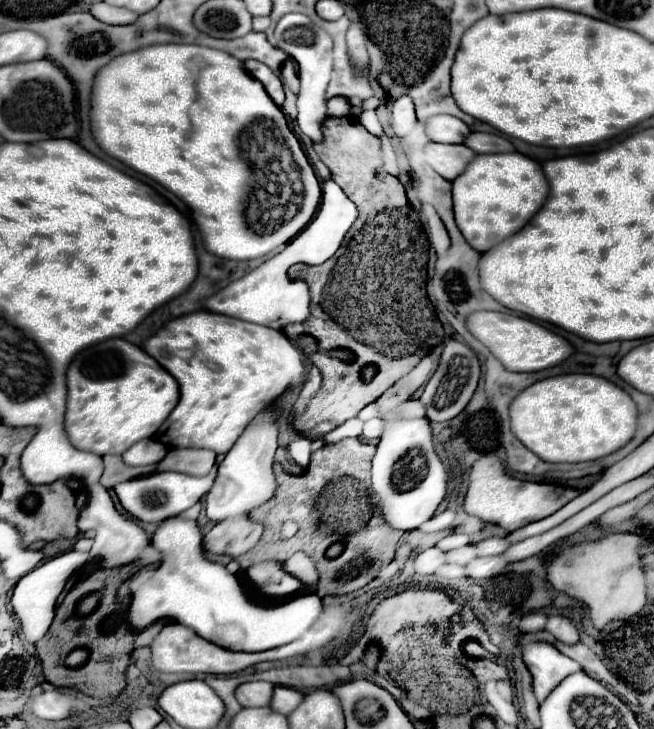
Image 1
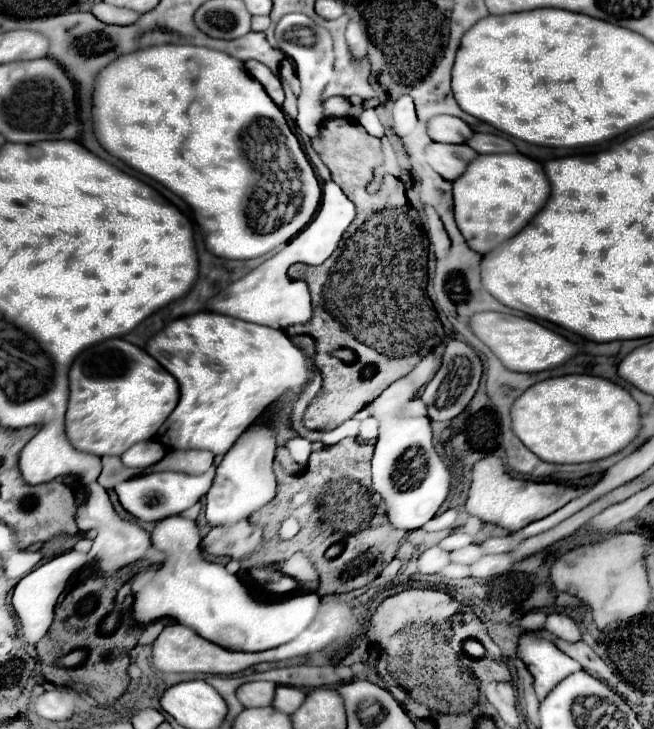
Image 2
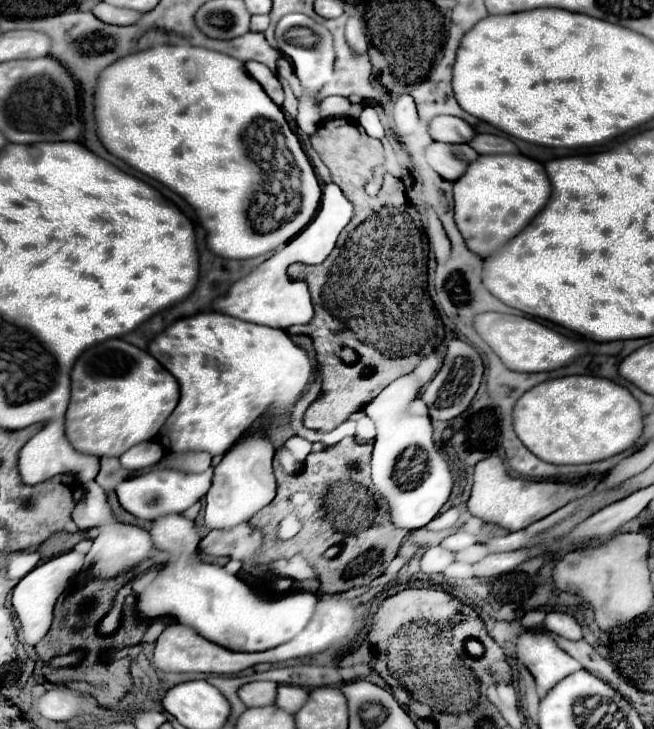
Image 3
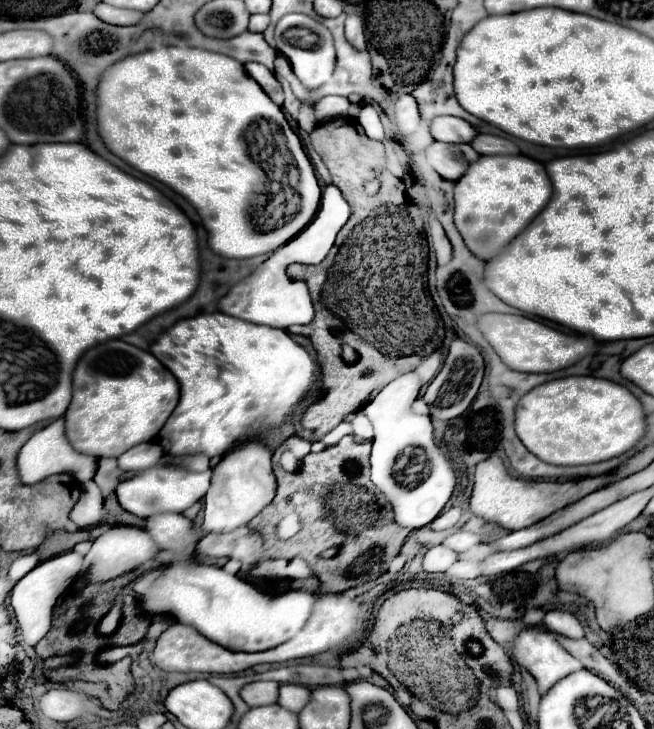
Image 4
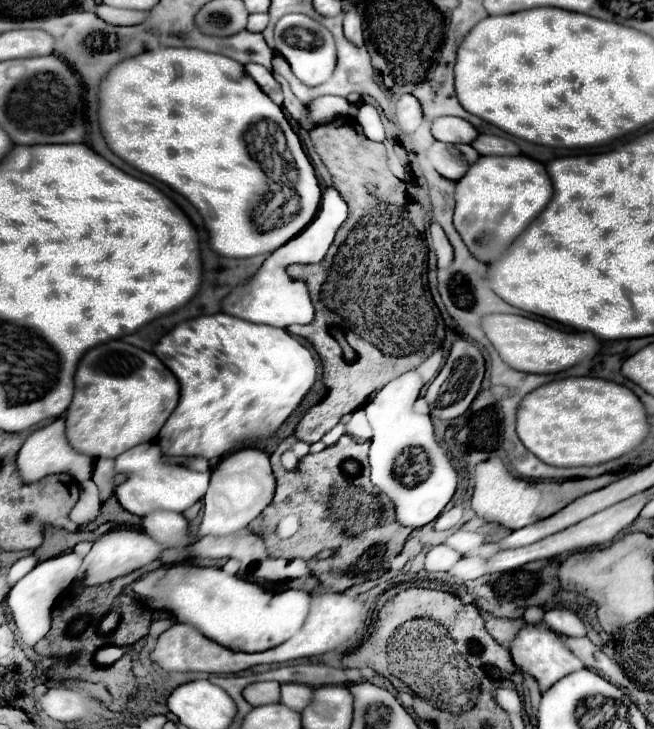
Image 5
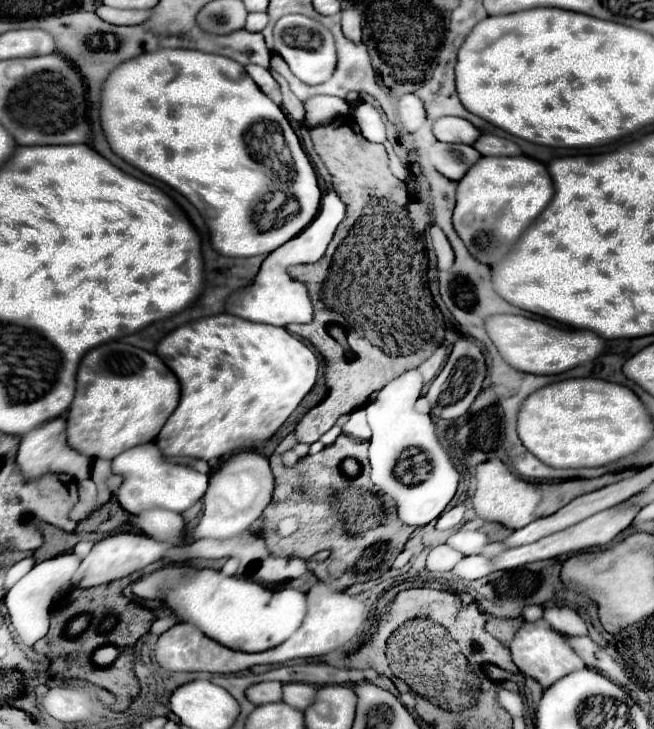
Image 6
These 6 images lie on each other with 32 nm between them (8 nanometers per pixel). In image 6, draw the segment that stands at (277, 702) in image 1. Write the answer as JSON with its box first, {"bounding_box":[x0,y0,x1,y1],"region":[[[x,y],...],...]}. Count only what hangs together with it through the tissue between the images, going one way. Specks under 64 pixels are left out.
{"bounding_box":[284,684,316,708],"region":[[[284,684],[284,702],[294,706],[294,708],[308,708],[308,704],[312,704],[312,700],[316,698],[316,686],[312,684]]]}

